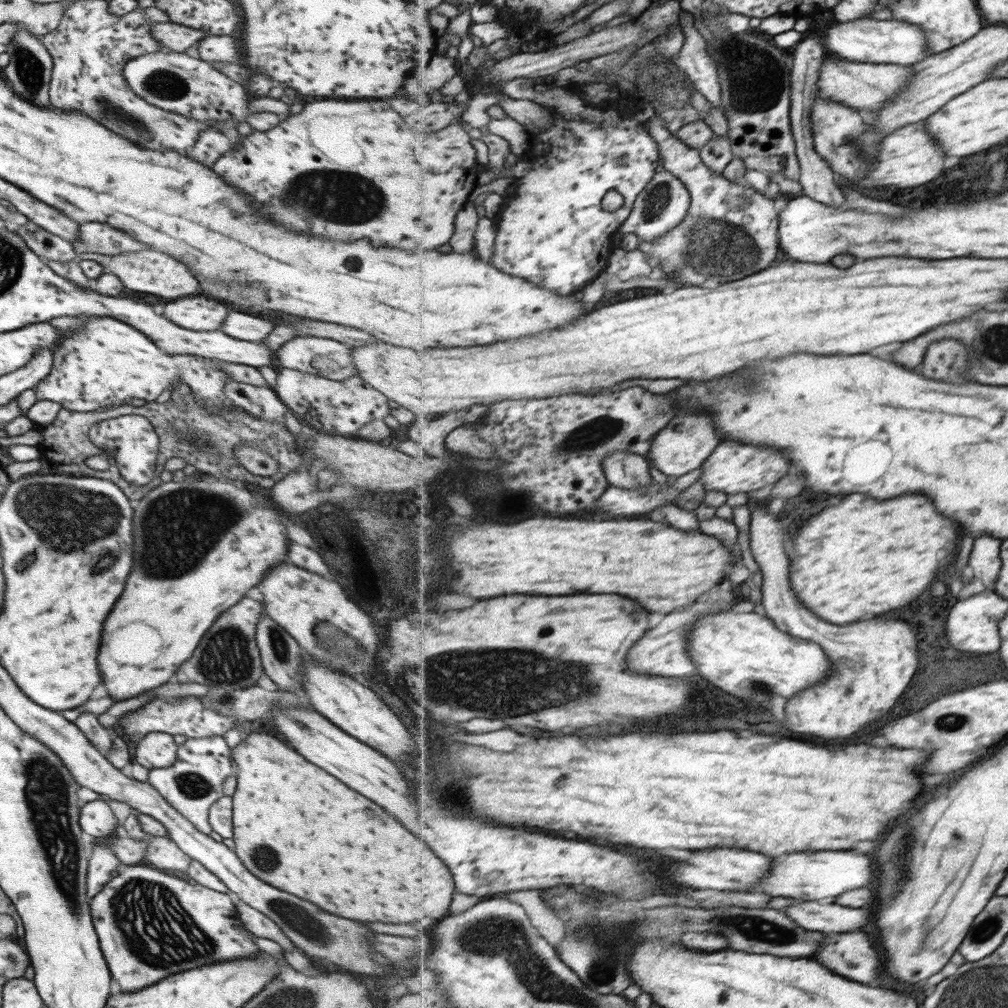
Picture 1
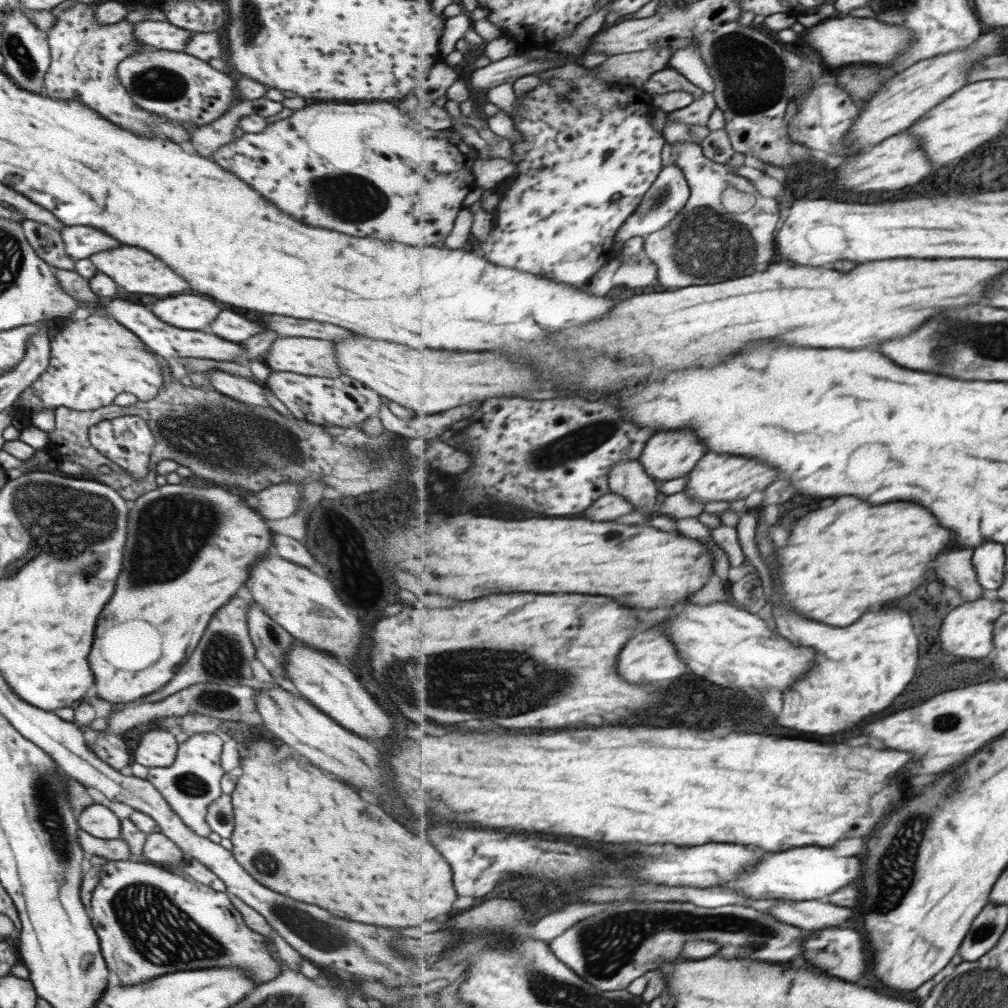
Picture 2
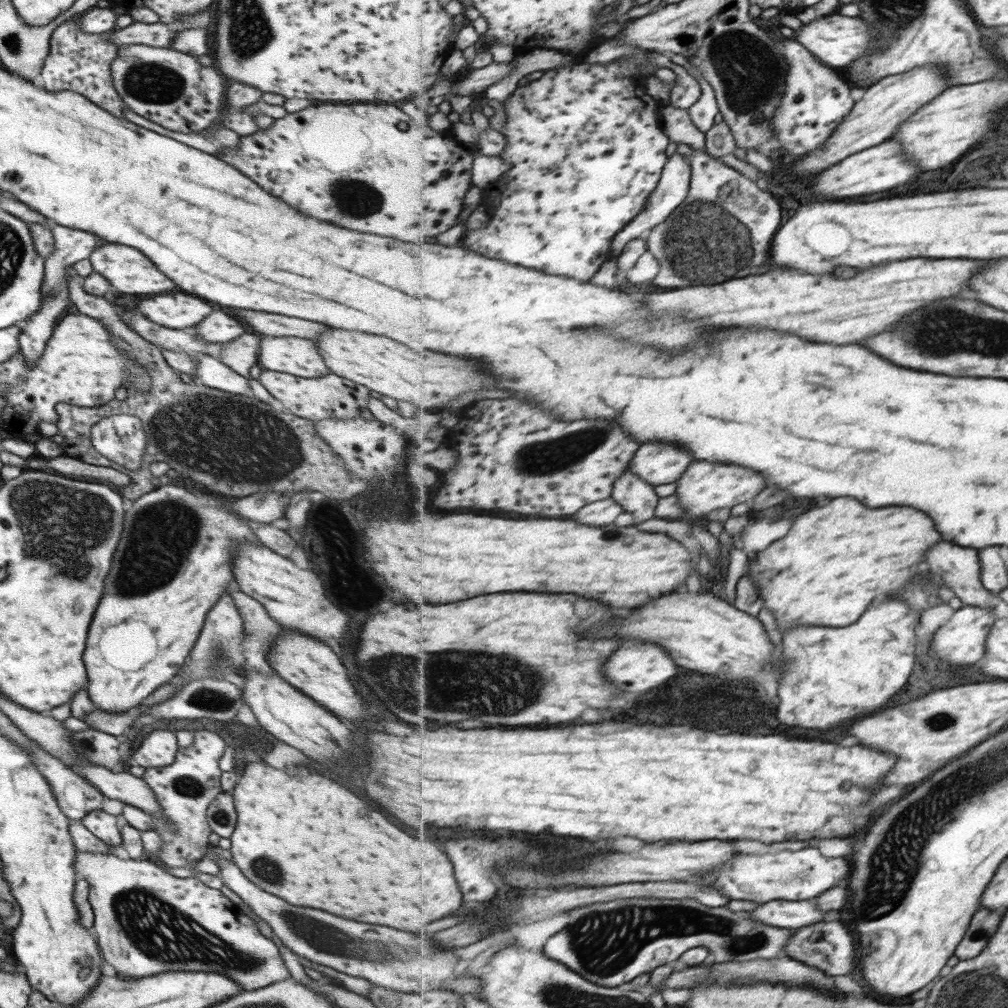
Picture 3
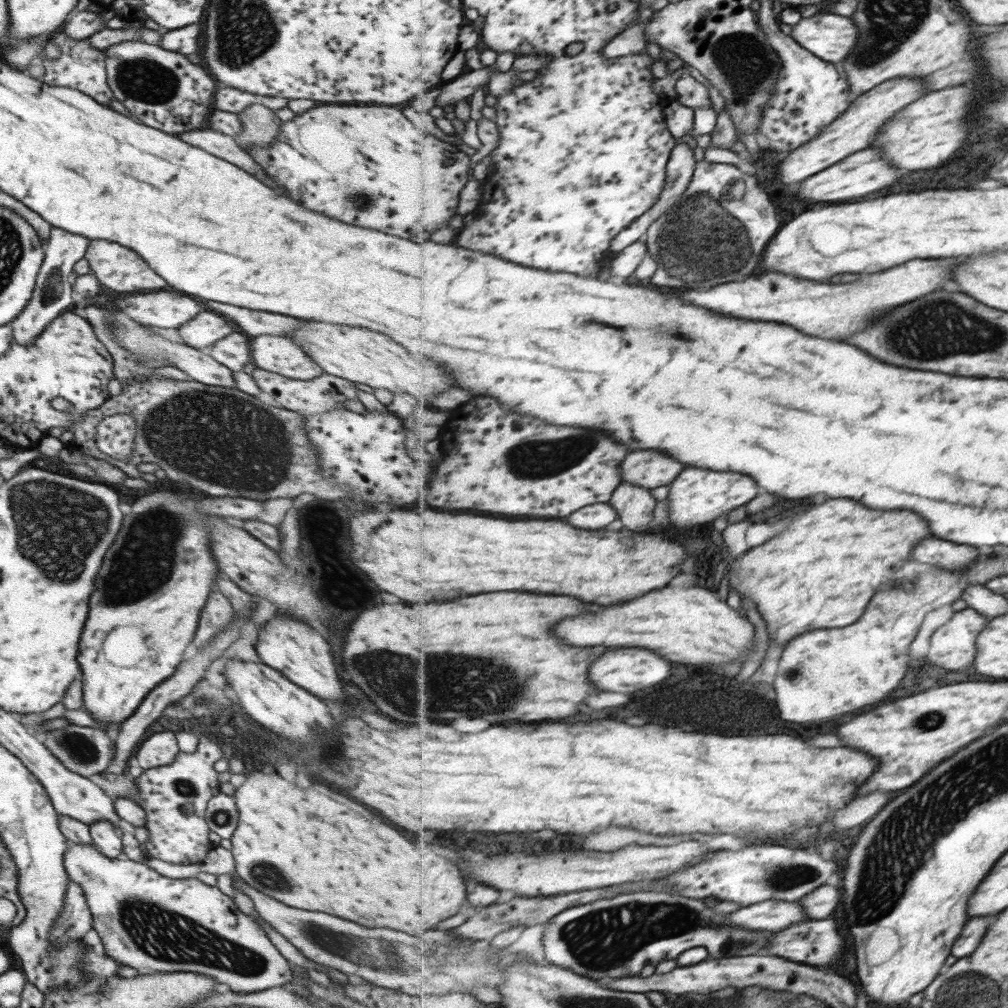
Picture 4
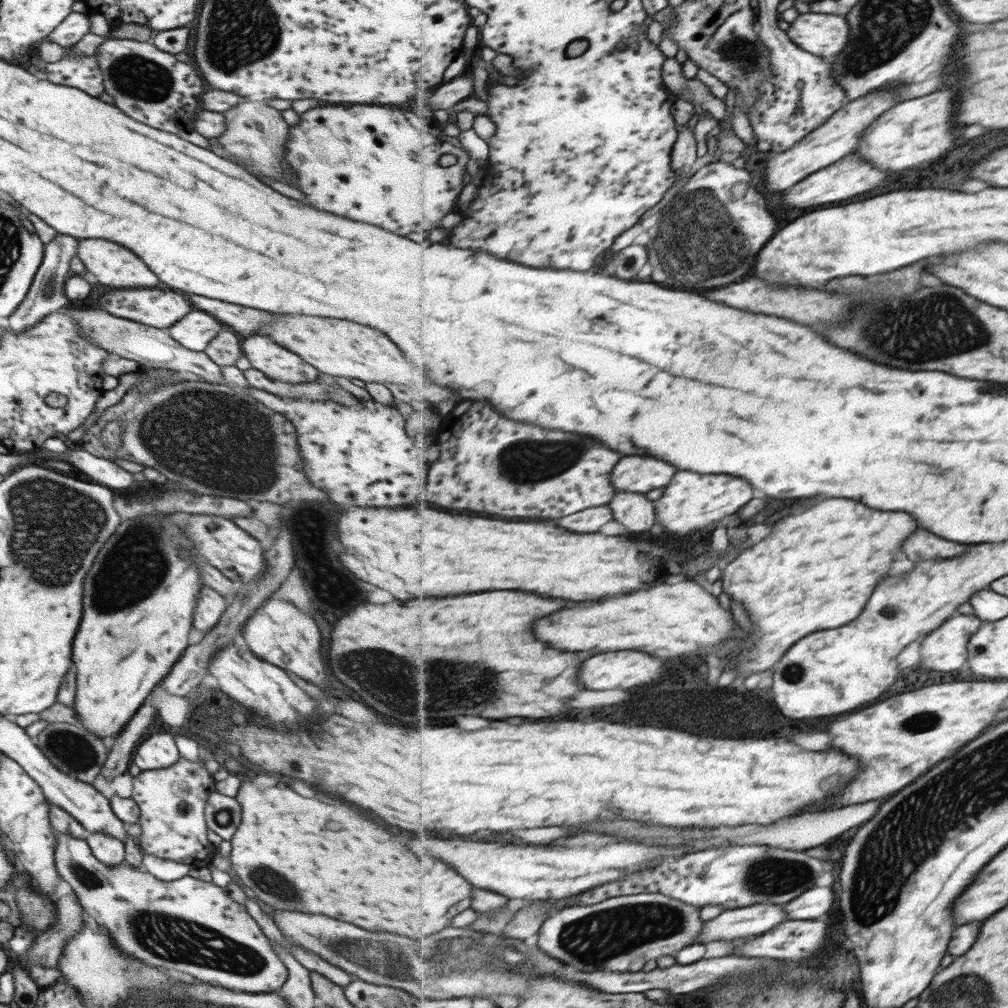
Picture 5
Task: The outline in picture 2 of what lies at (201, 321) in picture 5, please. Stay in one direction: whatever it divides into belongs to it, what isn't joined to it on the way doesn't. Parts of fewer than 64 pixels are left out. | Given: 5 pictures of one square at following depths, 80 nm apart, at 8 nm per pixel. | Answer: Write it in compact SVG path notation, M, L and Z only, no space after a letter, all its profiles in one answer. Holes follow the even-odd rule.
M223 307L223 310L209 324L206 332L214 334L223 340L237 343L251 338L254 334L259 334L264 329L261 324L251 322L251 320L230 311L228 307Z

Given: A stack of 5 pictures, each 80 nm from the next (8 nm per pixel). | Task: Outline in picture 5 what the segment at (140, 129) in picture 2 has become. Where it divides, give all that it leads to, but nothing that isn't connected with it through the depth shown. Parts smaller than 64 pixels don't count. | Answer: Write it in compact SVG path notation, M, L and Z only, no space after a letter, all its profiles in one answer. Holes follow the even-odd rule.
M63 56L57 62L44 65L43 80L51 84L78 88L94 98L104 92L101 70L97 68L97 59L89 56Z

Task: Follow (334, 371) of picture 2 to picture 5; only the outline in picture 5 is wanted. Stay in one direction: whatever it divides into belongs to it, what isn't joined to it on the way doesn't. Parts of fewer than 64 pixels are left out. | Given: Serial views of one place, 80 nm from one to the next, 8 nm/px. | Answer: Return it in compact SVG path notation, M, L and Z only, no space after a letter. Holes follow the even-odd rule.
M244 336L240 344L242 355L254 369L264 372L270 379L306 383L317 378L316 368L307 364L300 356L283 348L266 336Z

